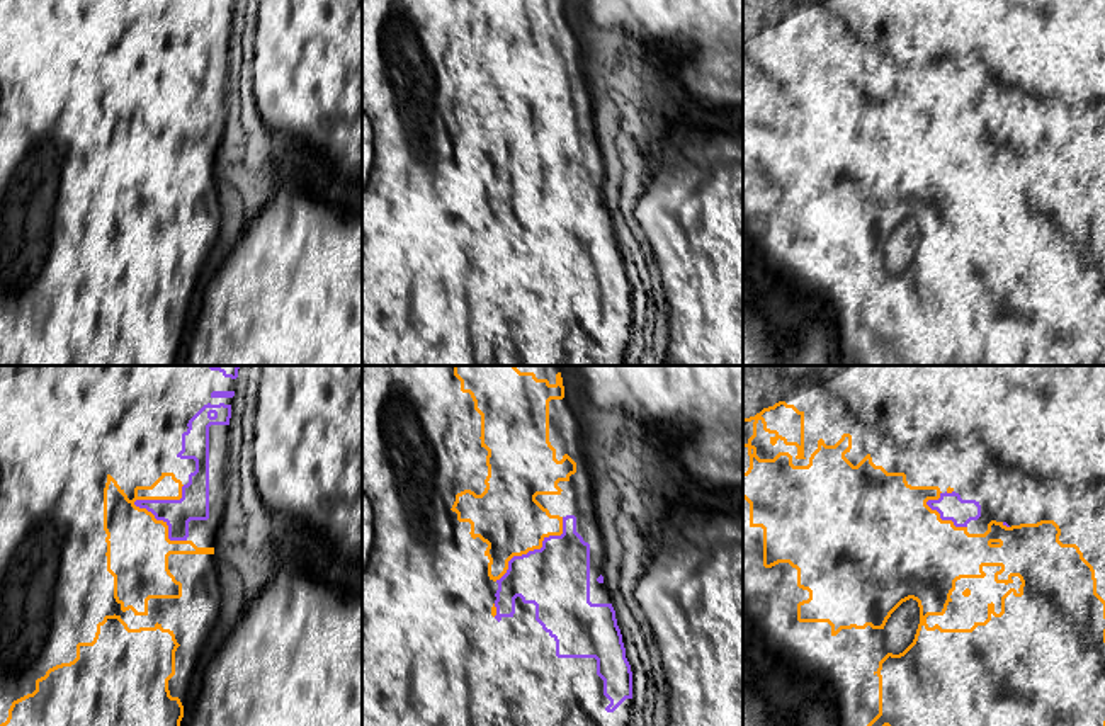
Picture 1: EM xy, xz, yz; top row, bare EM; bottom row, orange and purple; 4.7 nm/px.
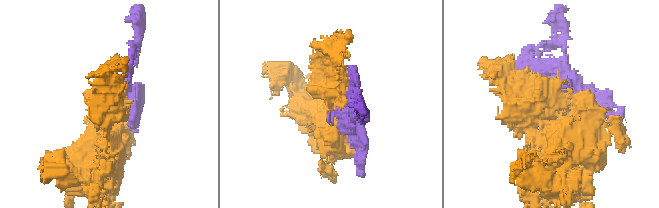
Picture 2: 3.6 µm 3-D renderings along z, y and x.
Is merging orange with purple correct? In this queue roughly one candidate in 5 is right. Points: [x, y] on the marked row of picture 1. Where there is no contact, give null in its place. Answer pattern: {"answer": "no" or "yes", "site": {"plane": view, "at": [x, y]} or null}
{"answer": "yes", "site": {"plane": "xy", "at": [165, 524]}}

